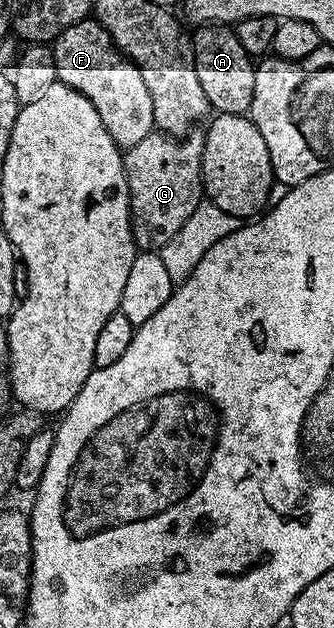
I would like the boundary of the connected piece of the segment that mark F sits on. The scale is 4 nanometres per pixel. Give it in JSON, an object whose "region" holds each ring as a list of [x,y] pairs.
{"region":[[[88,17],[77,25],[69,25],[69,29],[65,29],[53,40],[53,50],[58,82],[77,89],[77,93],[93,101],[93,109],[97,109],[101,117],[101,125],[105,125],[109,137],[113,137],[113,141],[120,149],[137,145],[137,141],[142,141],[156,130],[153,121],[153,101],[149,98],[149,89],[145,89],[145,81],[141,78],[141,73],[134,63],[128,61],[116,50],[109,33],[105,33],[105,29],[101,24],[96,23],[94,18]]]}

